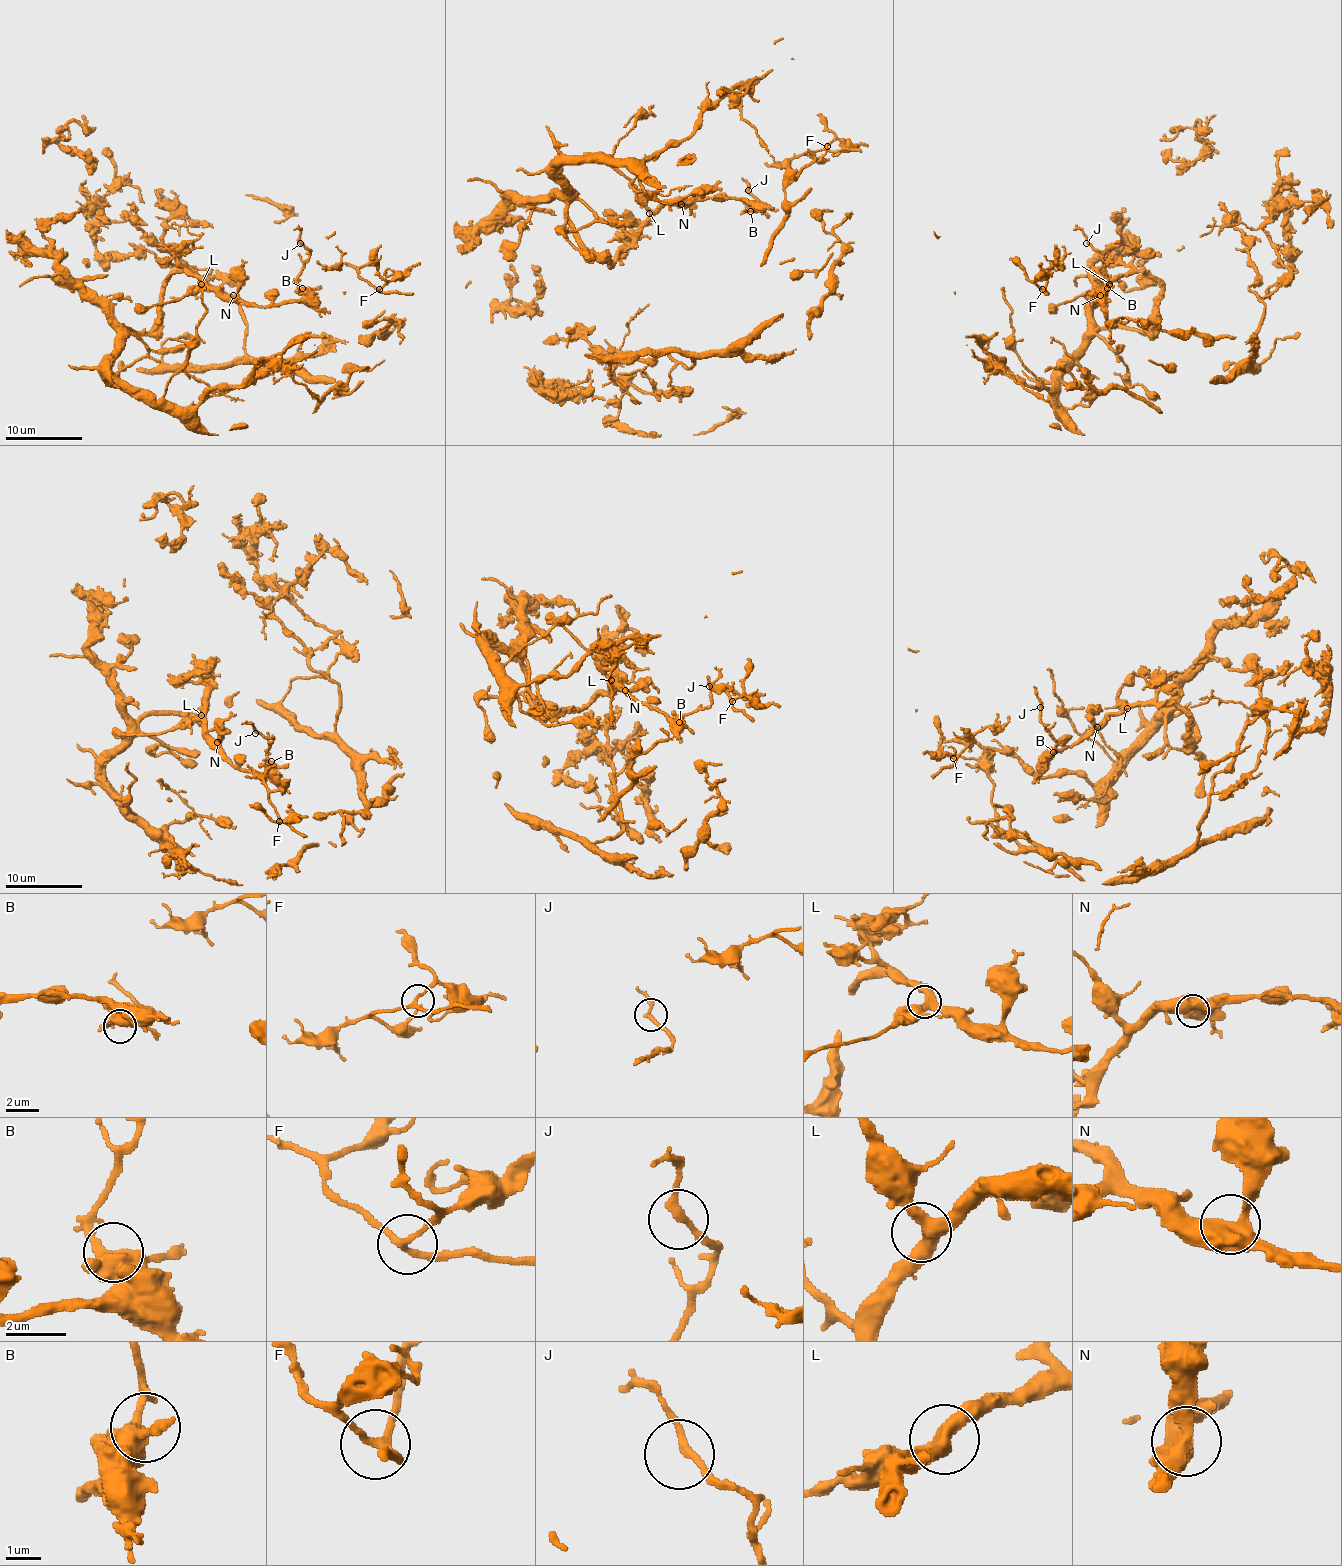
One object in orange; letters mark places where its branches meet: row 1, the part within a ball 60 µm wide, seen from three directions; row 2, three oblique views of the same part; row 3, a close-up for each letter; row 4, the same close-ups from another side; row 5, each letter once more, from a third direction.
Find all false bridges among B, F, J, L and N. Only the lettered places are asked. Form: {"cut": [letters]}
{"cut": []}

